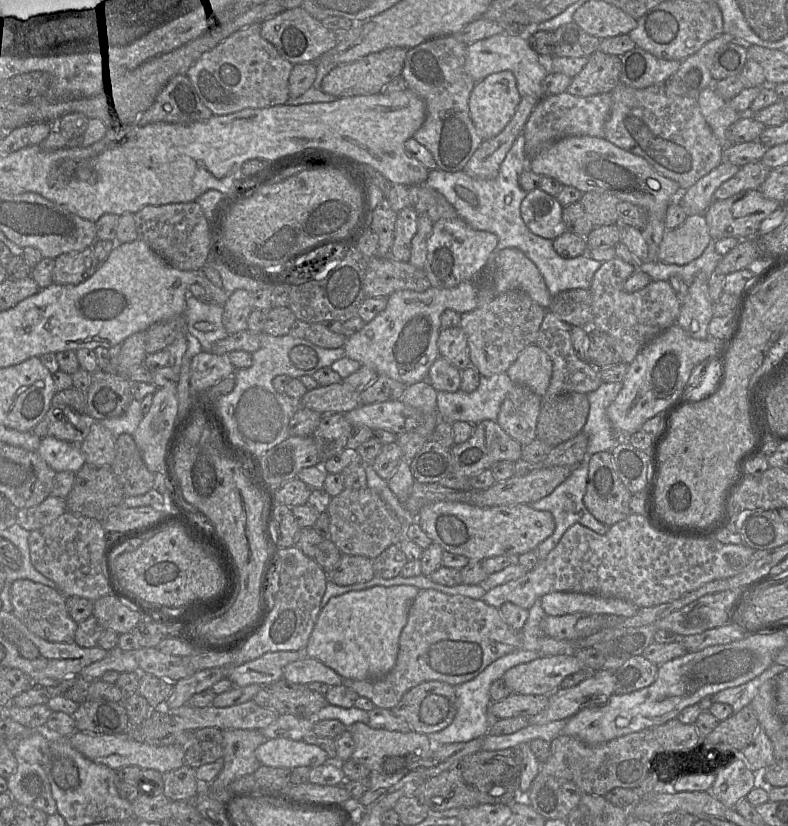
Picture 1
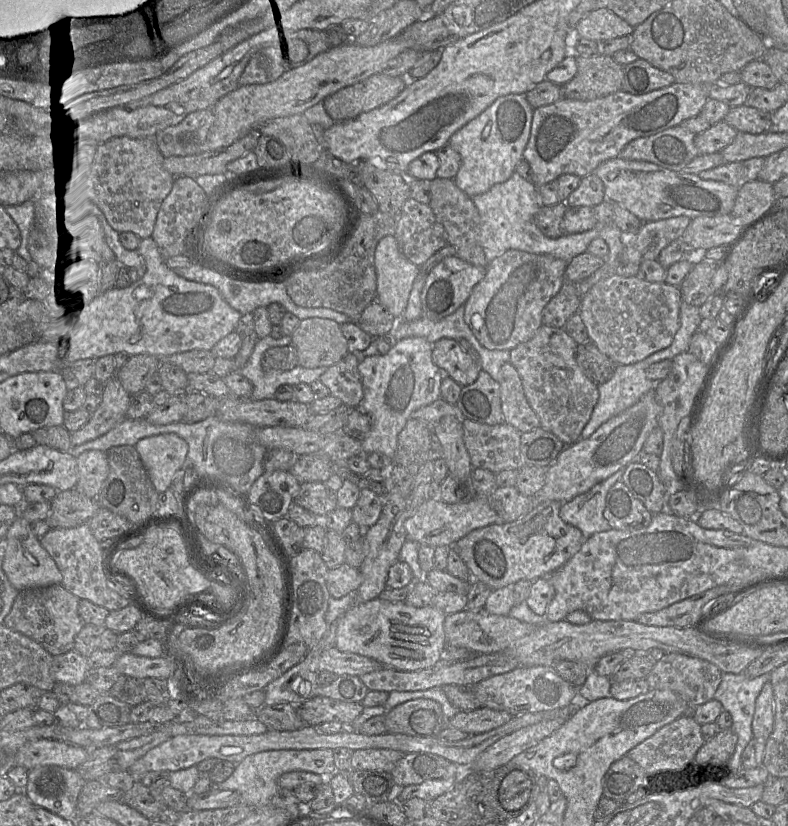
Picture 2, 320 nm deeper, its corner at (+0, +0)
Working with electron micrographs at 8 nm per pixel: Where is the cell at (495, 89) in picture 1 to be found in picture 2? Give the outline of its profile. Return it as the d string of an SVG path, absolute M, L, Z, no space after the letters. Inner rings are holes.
M523 94L501 96L451 136L448 144L461 156L461 167L453 180L463 192L474 197L512 176L529 141L533 111Z

